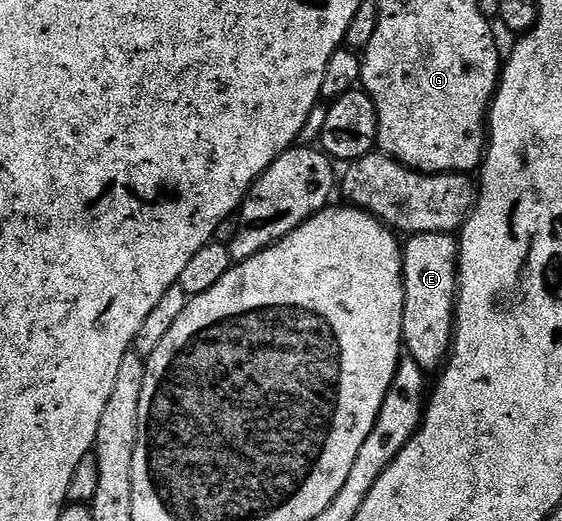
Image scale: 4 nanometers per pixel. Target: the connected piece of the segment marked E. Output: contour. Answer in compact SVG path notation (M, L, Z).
M448 232L410 235L401 253L401 277L405 283L401 338L408 359L426 370L440 369L450 355L453 318L457 306L458 241Z

